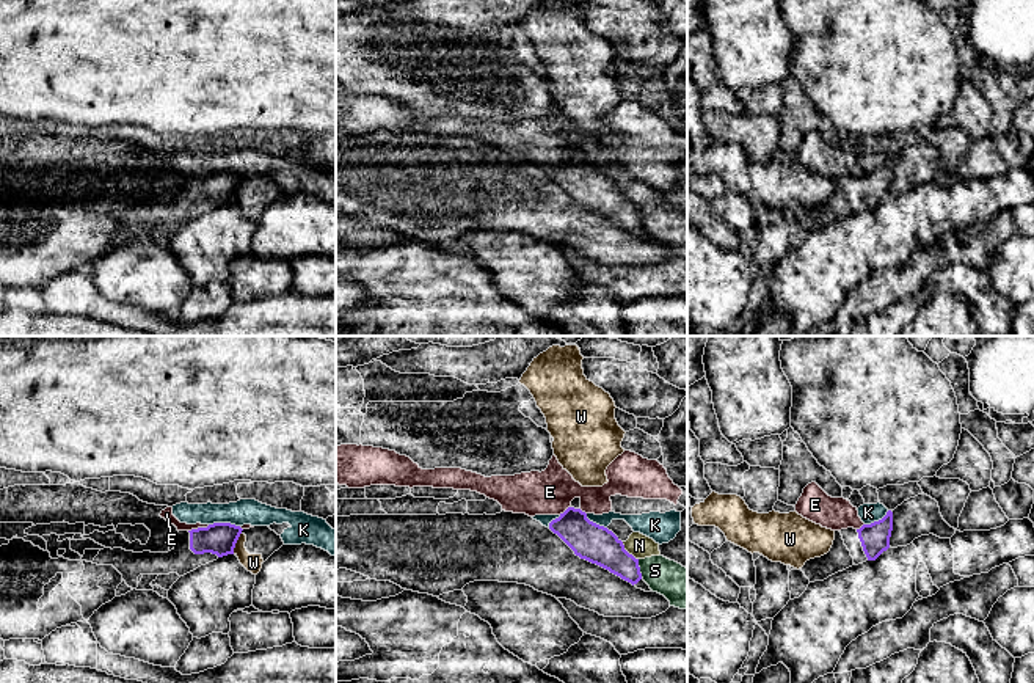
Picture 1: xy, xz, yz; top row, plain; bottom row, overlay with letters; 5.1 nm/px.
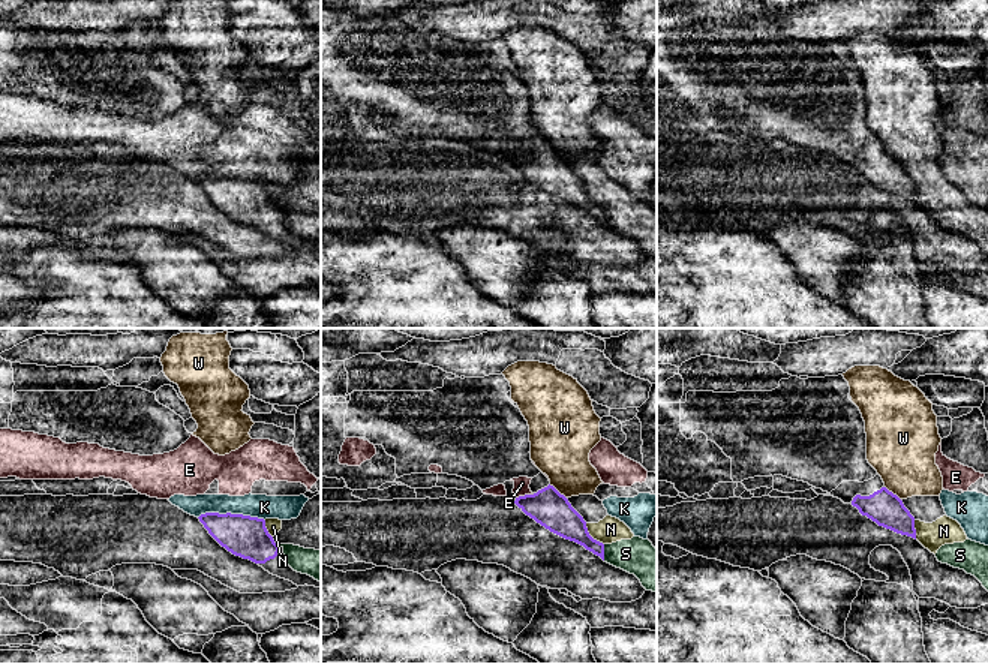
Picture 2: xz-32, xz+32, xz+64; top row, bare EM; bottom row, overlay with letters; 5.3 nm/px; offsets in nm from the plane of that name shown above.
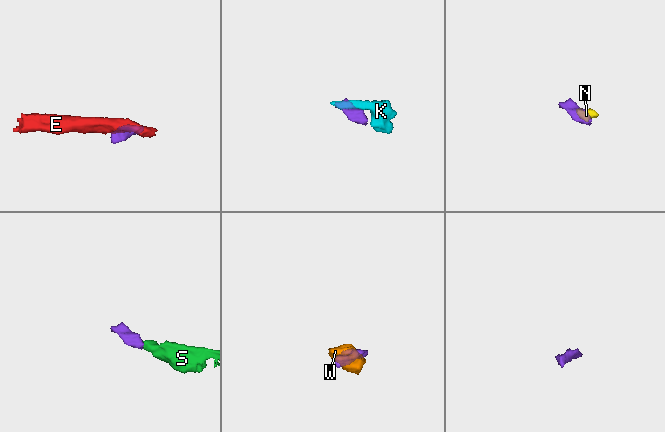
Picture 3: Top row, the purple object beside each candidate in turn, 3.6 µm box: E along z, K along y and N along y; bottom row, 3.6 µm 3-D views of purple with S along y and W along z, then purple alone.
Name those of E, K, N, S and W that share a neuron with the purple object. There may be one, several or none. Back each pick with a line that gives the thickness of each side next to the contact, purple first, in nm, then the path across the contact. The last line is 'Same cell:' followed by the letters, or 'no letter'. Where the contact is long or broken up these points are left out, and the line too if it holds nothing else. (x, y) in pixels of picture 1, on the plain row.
Same cell: no letter

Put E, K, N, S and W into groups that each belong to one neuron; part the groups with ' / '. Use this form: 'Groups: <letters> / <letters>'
Groups: E K / N S W

